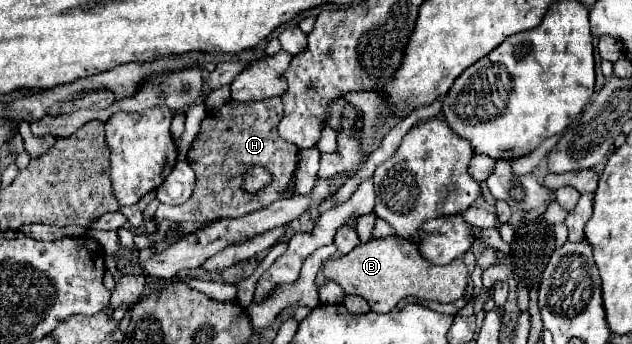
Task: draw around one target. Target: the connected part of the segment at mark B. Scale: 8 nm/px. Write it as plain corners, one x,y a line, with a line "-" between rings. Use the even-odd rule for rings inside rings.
399,236
373,238
367,244
355,246
345,256
329,258
323,264
323,272
327,280
333,280
343,286
345,294
363,296
373,312
391,312
397,302
405,296
417,296
421,300
437,300
437,302
455,302
465,294
469,272
461,258
449,262
447,266
437,266
425,260
417,252
417,244
403,240

